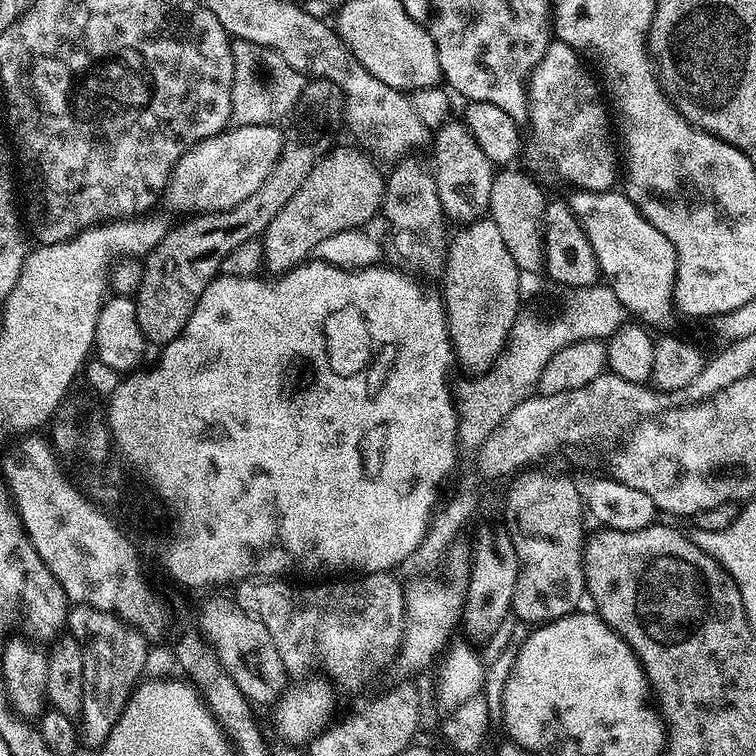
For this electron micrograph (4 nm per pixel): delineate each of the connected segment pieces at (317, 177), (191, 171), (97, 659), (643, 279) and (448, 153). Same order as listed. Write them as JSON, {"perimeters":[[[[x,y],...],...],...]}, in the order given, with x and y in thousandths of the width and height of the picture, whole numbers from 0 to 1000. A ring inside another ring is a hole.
{"perimeters":[[[[475,194],[444,196],[439,202],[425,205],[413,228],[405,230],[405,241],[394,250],[394,257],[368,278],[368,288],[357,294],[351,304],[349,345],[353,358],[374,362],[406,345],[417,335],[426,315],[447,310],[452,304],[476,302],[492,284],[504,279],[508,269],[509,234],[503,233],[491,205],[483,204]]],[[[365,164],[307,167],[247,196],[228,221],[214,265],[222,269],[225,279],[243,280],[238,283],[292,280],[315,272],[315,267],[331,262],[331,257],[352,241],[352,230],[362,225],[378,184],[377,176],[368,171]]],[[[102,799],[91,808],[87,831],[94,845],[104,849],[111,877],[104,967],[140,971],[164,943],[164,935],[187,898],[185,888],[196,873],[197,848],[164,820],[118,799]]],[[[811,251],[808,254],[769,254],[761,253],[754,262],[754,274],[757,280],[765,290],[767,296],[772,300],[772,308],[780,315],[782,324],[786,325],[786,336],[791,341],[791,349],[798,365],[798,369],[803,372],[808,381],[817,392],[817,397],[821,399],[821,405],[825,407],[827,414],[835,415],[836,413],[845,427],[856,431],[858,435],[869,437],[868,434],[878,434],[873,437],[884,437],[889,429],[889,410],[892,413],[892,393],[894,390],[894,332],[892,325],[886,320],[886,315],[881,315],[881,310],[876,310],[856,288],[849,284],[844,276],[839,272],[839,267],[829,257],[820,251]]],[[[594,161],[575,171],[569,200],[577,205],[577,255],[585,267],[585,278],[594,292],[604,291],[608,299],[626,296],[644,282],[651,250],[653,218],[643,204],[638,204],[638,193],[627,188],[622,172],[612,163]]]]}

